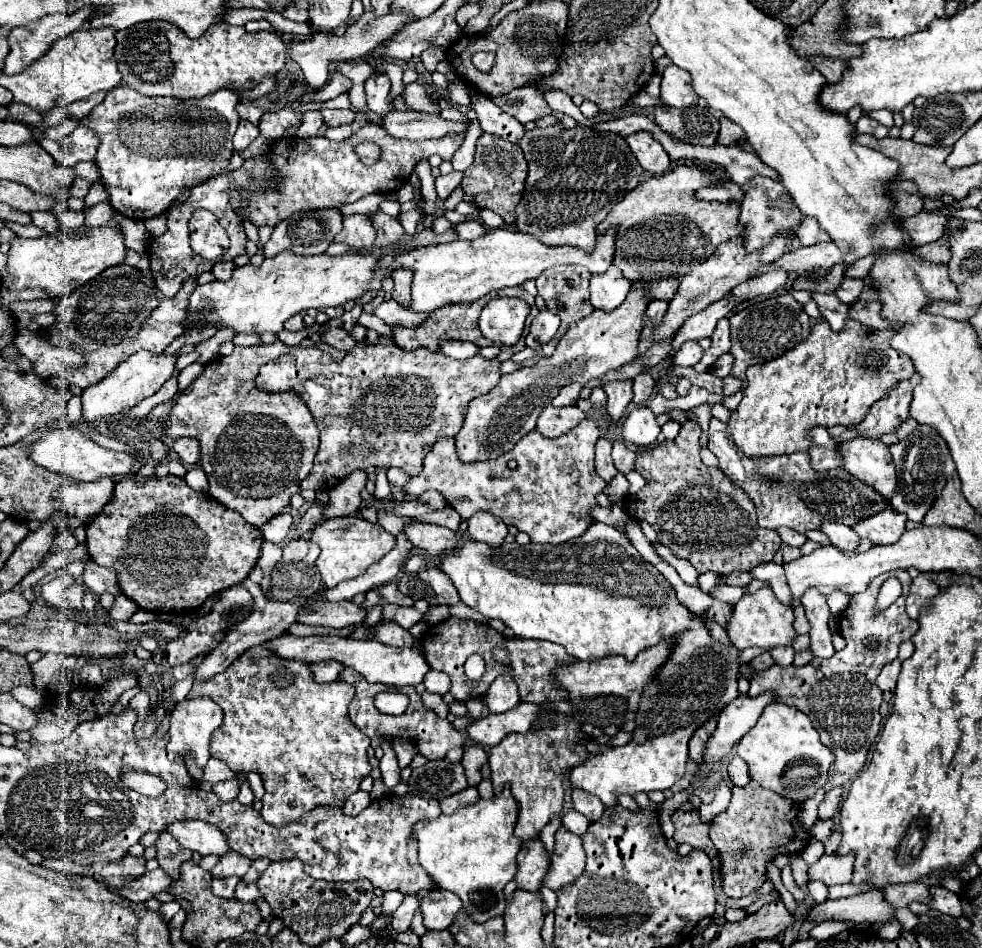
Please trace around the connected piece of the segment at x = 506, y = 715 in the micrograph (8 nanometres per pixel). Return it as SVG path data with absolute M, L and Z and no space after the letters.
M521 702L517 708L503 712L503 714L489 714L487 718L475 720L469 728L469 740L473 740L479 746L495 746L511 732L529 732L533 726L533 720L537 720L541 714L541 708L537 704Z

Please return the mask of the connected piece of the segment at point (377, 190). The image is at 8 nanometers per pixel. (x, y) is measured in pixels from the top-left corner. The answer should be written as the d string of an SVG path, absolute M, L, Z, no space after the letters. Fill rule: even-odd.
M368 123L357 134L341 140L331 142L323 136L315 138L299 138L287 136L281 140L275 140L267 152L267 158L273 162L275 172L275 184L247 184L245 190L251 192L251 196L243 202L243 198L237 192L237 186L231 188L231 206L241 214L243 220L249 220L255 226L277 226L281 220L289 218L291 214L299 210L313 210L313 208L341 208L345 204L357 202L359 198L367 194L389 194L399 190L403 184L407 184L415 164L419 160L429 158L431 154L439 154L443 160L451 160L453 154L461 148L465 140L465 134L449 134L439 140L399 140L389 136L381 126ZM361 142L375 142L381 146L383 156L377 166L363 166L355 146Z

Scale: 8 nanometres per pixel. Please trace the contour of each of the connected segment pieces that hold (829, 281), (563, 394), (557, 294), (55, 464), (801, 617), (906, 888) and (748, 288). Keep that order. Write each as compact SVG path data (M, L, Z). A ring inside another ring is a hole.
M837 264L829 270L829 274L825 278L819 278L819 280L803 278L803 282L793 282L793 288L795 290L807 290L807 292L835 292L837 286L841 284L843 272L845 272L843 264Z
M567 384L553 400L553 406L571 406L571 402L577 400L579 392L581 392L581 384Z
M555 266L555 268L551 268L551 270L545 270L545 272L535 280L537 292L539 292L539 296L545 300L547 308L553 310L553 312L561 318L561 326L559 326L557 334L553 336L553 340L549 340L549 342L541 348L541 352L543 352L545 356L551 356L551 354L555 352L555 346L557 346L559 338L567 332L567 326L569 326L571 322L575 322L575 320L579 320L579 318L585 318L585 316L589 316L589 314L593 312L593 306L591 306L591 302L589 302L589 276L591 276L591 274L589 274L589 270L585 270L585 266Z
M57 428L57 430L47 430L41 434L41 438L37 438L31 448L31 460L47 470L65 474L73 480L99 480L103 476L109 478L117 478L117 476L127 476L127 474L135 474L135 460L129 454L121 454L121 452L113 452L107 450L99 444L95 444L87 434L83 434L77 428Z
M793 608L795 612L795 620L793 620L793 628L797 634L808 634L809 633L809 620L805 618L805 610L803 608Z
M893 884L885 886L883 898L891 906L907 906L909 902L929 900L929 888L925 884Z
M773 270L773 272L761 274L759 278L751 278L751 280L743 282L743 284L735 286L731 290L731 294L737 296L737 298L745 298L745 300L753 298L757 294L771 294L771 292L785 286L787 276L789 276L789 272L785 272L785 270Z

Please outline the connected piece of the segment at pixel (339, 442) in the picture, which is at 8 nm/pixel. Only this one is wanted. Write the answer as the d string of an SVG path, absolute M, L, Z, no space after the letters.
M379 338L375 344L369 344L367 340L359 342L353 350L347 352L343 360L333 360L331 354L319 348L293 348L289 354L271 360L259 368L259 388L265 392L295 390L301 394L321 434L321 444L313 462L313 470L301 482L301 490L329 492L357 468L367 470L371 466L397 466L409 476L417 476L421 472L421 462L425 454L431 450L437 438L455 436L463 424L469 402L477 396L487 394L499 382L499 366L501 362L497 358L485 360L481 356L473 356L469 360L453 360L443 352L429 352L425 348L405 352L389 340Z

